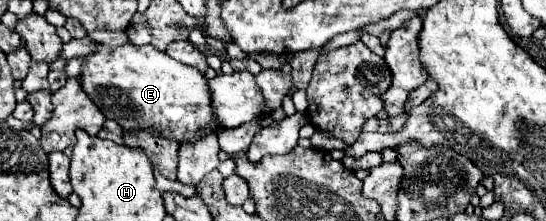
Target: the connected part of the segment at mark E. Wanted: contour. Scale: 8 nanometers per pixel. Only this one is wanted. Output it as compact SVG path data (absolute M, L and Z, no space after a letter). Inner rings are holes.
M95 44L95 52L83 56L79 82L95 106L121 124L123 130L159 130L175 142L197 142L207 130L217 130L211 116L209 86L197 68L185 66L155 46L111 48Z

